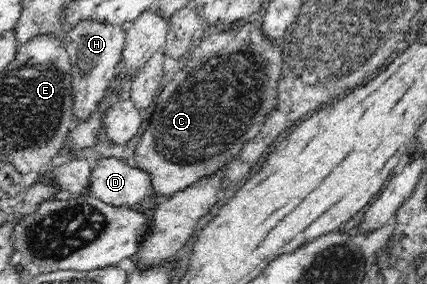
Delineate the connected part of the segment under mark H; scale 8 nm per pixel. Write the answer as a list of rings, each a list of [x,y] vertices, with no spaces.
[[[84,19],[63,34],[66,50],[72,67],[72,86],[74,88],[74,116],[83,119],[96,110],[102,98],[107,96],[111,80],[117,75],[118,64],[122,61],[126,44],[124,24],[102,23]]]

